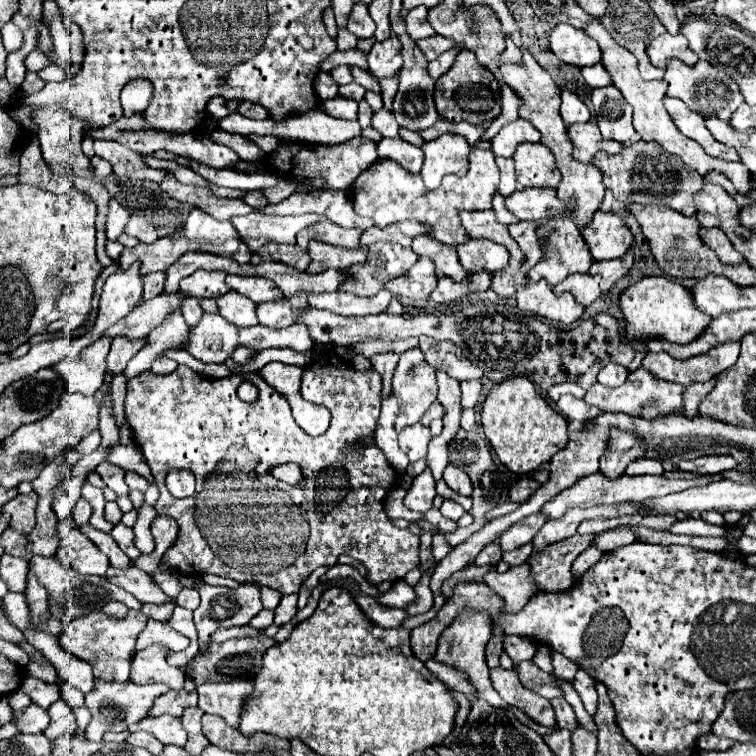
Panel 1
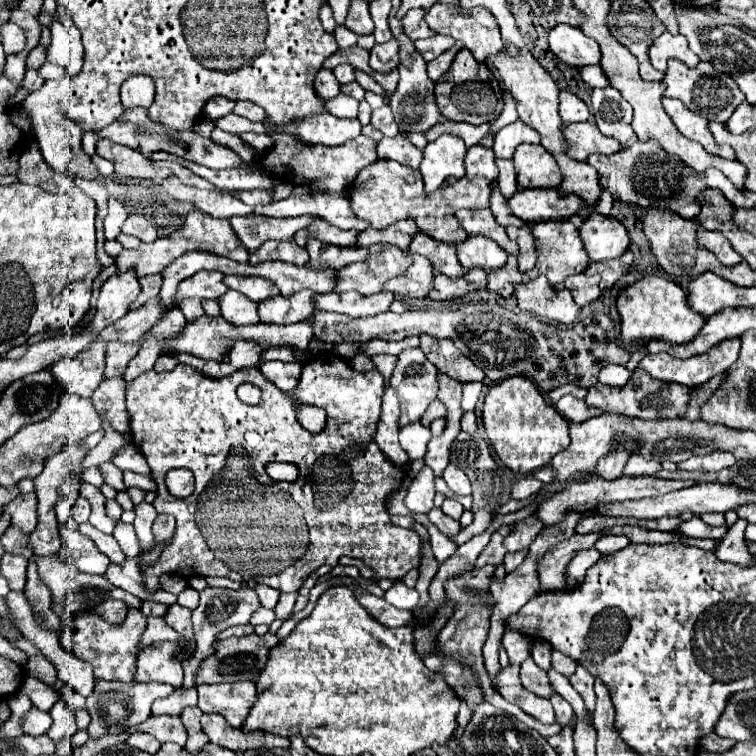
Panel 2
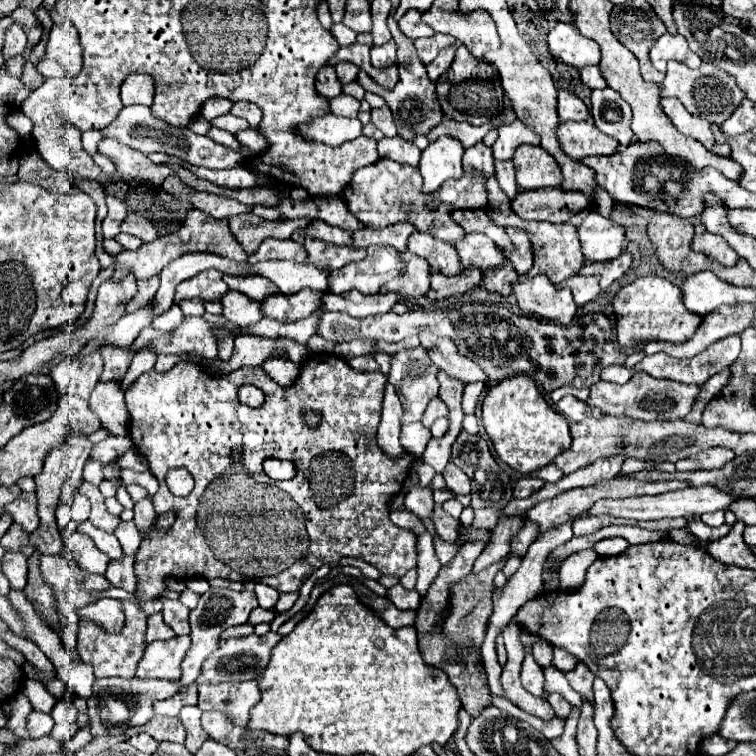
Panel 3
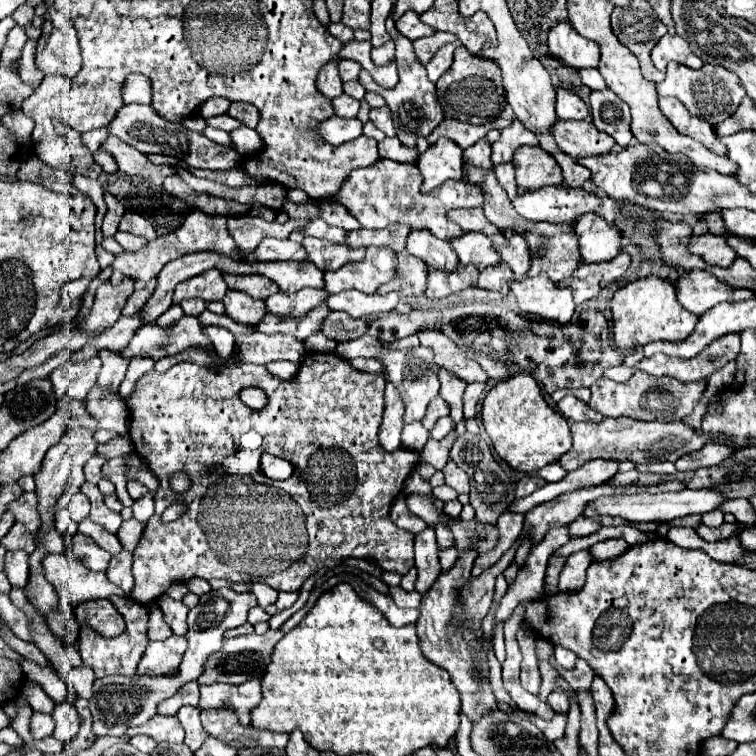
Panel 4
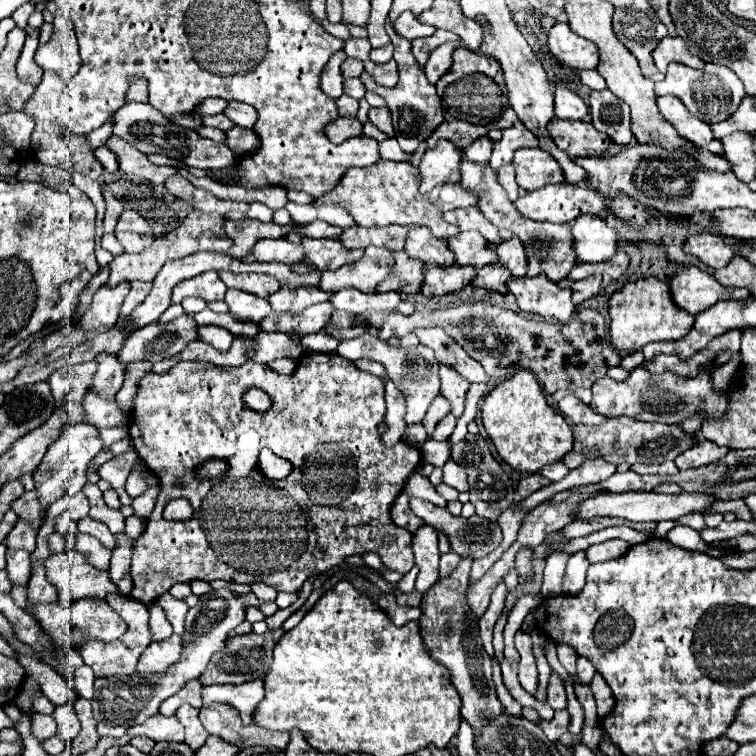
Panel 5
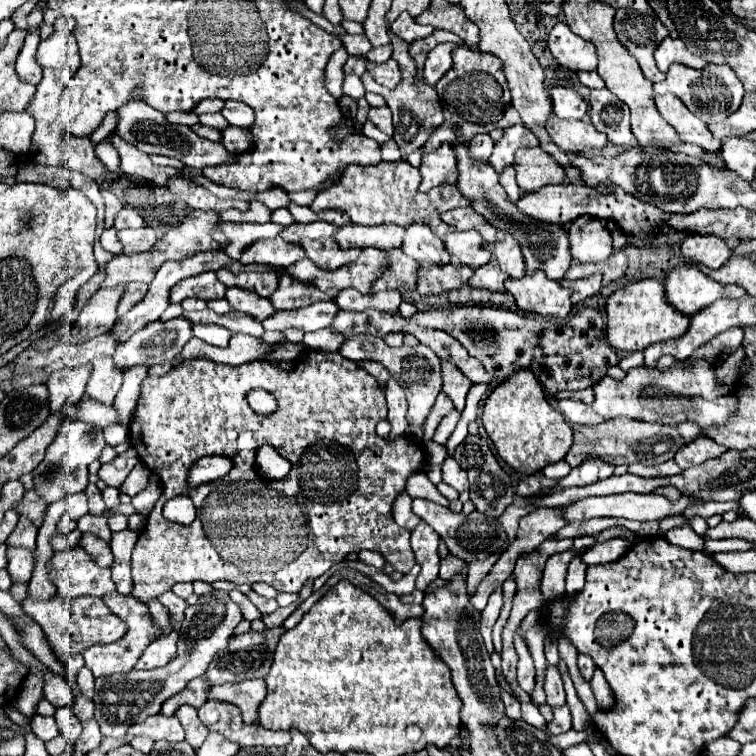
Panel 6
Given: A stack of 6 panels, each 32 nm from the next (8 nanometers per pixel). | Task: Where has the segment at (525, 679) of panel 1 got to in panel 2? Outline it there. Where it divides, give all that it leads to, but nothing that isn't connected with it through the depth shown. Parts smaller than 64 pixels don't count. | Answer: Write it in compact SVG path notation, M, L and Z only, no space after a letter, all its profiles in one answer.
M528 656L528 658L522 662L520 680L522 680L522 686L524 686L526 690L530 690L532 694L542 696L542 698L552 696L552 690L550 690L550 686L548 686L546 672L536 666L536 662L532 660L532 656Z

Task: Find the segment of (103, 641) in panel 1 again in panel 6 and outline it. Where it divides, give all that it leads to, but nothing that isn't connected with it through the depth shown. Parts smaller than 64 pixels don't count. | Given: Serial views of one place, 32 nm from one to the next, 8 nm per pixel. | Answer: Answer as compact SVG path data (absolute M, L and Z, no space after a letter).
M110 592L110 594L104 596L104 600L108 600L108 598L110 598L110 608L112 608L112 612L114 612L118 618L122 618L122 622L126 622L128 632L126 632L124 638L120 638L120 640L114 642L114 644L106 644L106 646L96 644L96 646L88 648L88 650L82 654L86 666L94 672L96 678L98 678L98 676L108 676L108 674L132 670L134 664L136 664L136 660L138 660L140 654L144 652L144 648L146 648L154 638L158 638L158 636L162 634L162 630L152 622L152 614L150 614L150 610L148 610L148 606L146 606L144 602L136 600L134 596L122 596L122 594L118 594L118 592Z

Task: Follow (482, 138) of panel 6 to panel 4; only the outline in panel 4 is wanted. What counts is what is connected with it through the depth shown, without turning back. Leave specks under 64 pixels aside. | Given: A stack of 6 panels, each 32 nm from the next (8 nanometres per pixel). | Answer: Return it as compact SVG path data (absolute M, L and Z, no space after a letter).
M486 138L478 140L474 146L466 148L464 150L464 160L466 162L472 162L474 160L474 166L480 166L480 168L492 168L492 162L490 162L490 154L492 154L492 146Z

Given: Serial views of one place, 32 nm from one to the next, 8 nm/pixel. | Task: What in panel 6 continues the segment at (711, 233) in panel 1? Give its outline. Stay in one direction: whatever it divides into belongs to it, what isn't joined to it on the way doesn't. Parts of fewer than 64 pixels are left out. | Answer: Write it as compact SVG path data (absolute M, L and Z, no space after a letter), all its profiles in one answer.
M686 236L680 244L682 256L692 264L704 264L708 268L720 268L730 256L732 246L716 236Z

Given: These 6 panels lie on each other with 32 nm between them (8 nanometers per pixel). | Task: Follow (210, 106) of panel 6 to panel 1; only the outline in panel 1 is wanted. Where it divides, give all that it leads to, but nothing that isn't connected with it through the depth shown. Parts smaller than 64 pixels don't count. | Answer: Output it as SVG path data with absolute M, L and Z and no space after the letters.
M216 96L216 98L212 98L212 100L208 102L206 112L208 112L208 116L212 116L214 120L220 120L220 118L232 114L236 106L238 106L238 102L230 102L230 100L226 100L226 98Z

